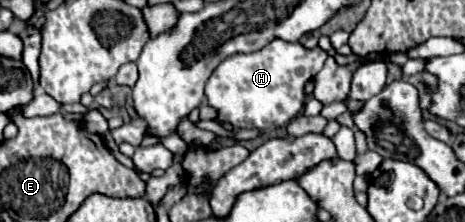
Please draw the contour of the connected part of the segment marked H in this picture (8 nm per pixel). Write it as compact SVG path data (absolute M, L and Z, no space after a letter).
M274 39L270 45L266 45L258 53L238 53L234 57L228 57L214 69L206 83L206 101L218 109L218 121L228 123L232 127L240 129L260 129L260 131L270 131L274 127L284 127L288 125L290 119L298 115L298 111L304 105L304 85L308 79L312 79L324 65L326 53L316 47L312 51L304 49L300 43L288 43L282 39Z

